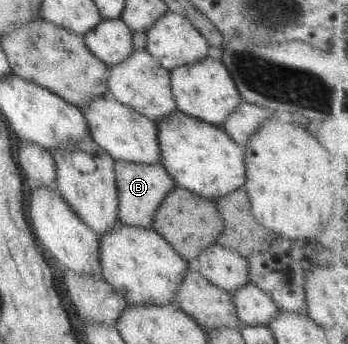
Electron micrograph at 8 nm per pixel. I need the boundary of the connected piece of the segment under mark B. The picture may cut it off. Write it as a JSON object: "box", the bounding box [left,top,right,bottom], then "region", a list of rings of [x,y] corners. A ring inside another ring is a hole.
{"box":[113,160,174,228],"region":[[[116,160],[113,162],[113,171],[118,189],[118,220],[122,224],[151,228],[152,216],[162,198],[174,188],[172,177],[162,165],[144,164],[142,162],[126,162]]]}

